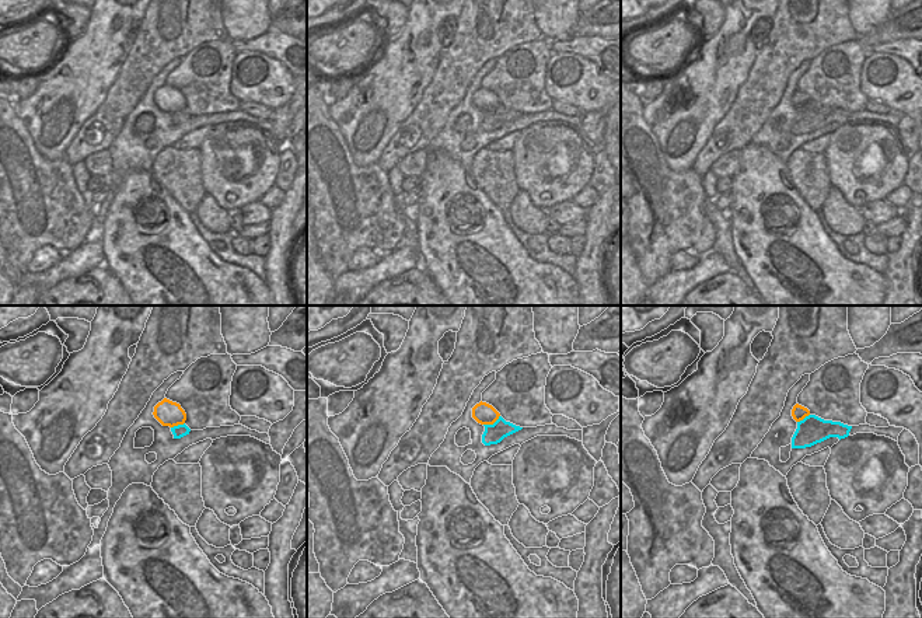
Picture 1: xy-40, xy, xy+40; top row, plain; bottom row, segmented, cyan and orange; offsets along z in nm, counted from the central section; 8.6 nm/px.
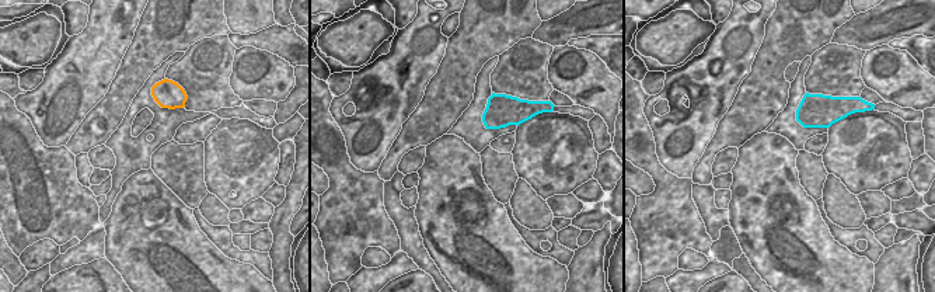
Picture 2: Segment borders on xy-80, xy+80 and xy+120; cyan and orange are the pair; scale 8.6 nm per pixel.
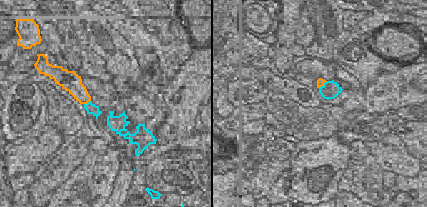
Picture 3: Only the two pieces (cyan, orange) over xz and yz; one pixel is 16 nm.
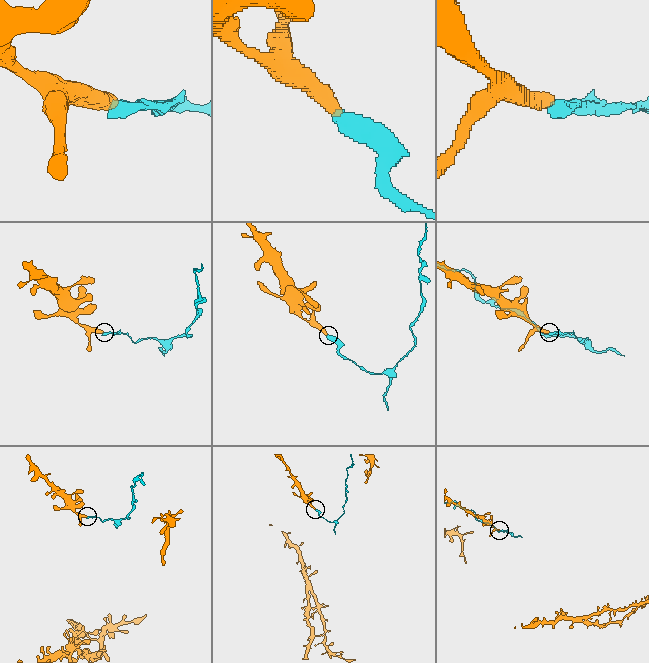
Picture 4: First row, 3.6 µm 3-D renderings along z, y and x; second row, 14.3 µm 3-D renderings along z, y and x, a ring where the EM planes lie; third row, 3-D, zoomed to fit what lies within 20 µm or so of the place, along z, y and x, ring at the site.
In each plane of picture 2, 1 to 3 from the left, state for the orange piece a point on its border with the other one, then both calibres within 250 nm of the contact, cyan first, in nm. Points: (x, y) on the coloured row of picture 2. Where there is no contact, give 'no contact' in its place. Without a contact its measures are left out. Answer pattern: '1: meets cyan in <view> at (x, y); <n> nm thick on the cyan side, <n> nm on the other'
1: no contact
2: no contact
3: no contact

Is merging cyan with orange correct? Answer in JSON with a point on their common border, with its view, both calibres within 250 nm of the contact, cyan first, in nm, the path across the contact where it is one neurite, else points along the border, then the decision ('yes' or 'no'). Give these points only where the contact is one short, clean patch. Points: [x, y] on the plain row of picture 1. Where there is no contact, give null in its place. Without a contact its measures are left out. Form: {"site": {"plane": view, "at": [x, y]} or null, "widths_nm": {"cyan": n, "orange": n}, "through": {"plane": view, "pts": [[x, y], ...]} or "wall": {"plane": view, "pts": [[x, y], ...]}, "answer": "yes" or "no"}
{"site": {"plane": "xy", "at": [493, 110]}, "widths_nm": {"cyan": 170, "orange": 180}, "wall": {"plane": "xy", "pts": [[499, 101], [492, 110], [484, 111]]}, "answer": "no"}

